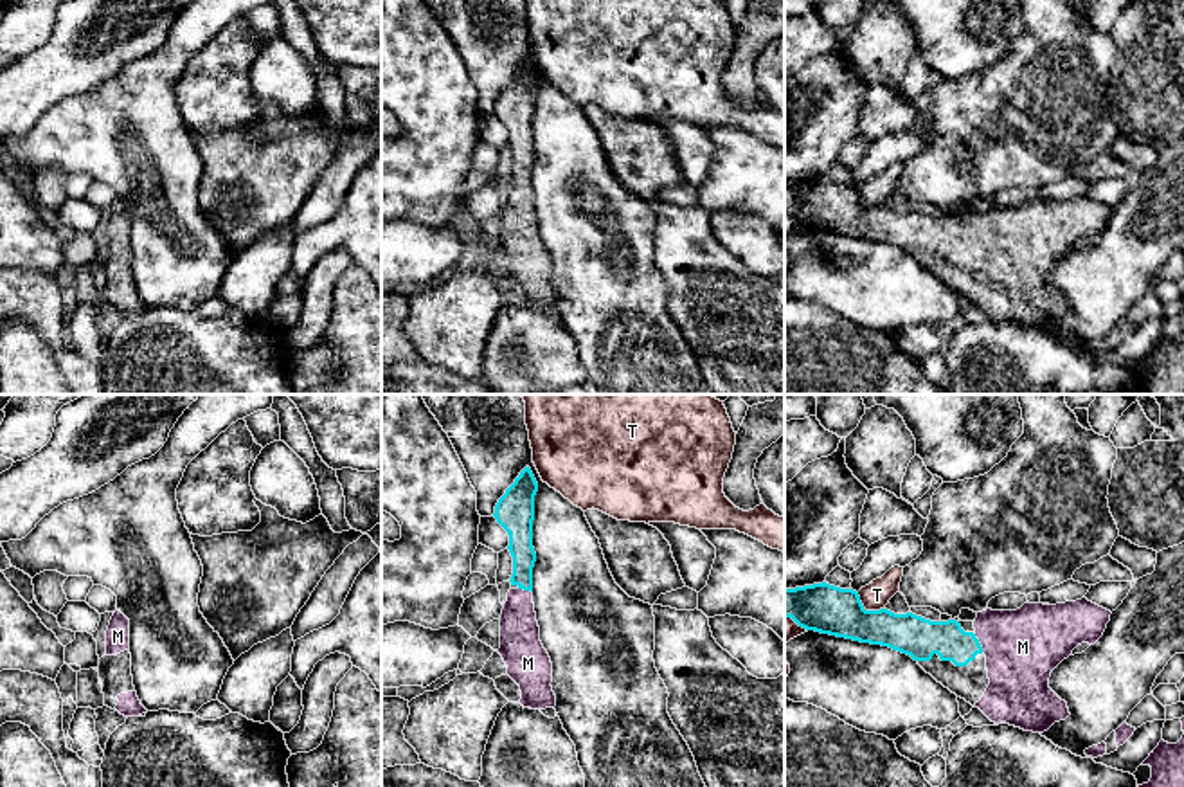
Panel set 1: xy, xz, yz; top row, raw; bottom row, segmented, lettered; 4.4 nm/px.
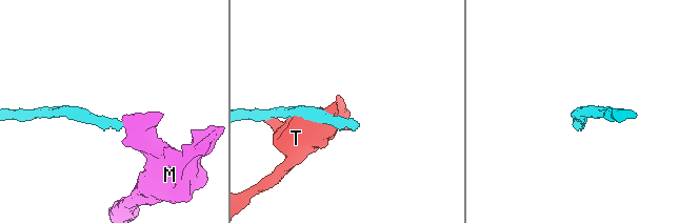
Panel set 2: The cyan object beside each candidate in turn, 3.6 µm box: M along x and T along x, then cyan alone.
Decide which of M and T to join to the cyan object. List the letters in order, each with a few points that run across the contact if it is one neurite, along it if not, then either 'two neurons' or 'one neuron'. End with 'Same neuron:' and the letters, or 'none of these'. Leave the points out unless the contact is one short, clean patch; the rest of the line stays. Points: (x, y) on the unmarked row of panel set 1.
M: one neuron
T: two neurons
Same neuron: M

